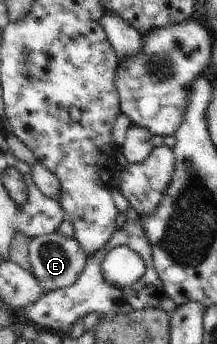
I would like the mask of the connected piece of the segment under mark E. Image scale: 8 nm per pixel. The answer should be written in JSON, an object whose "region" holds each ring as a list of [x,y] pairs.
{"region":[[[57,232],[37,236],[29,242],[32,274],[49,292],[73,285],[88,261],[79,242]]]}

